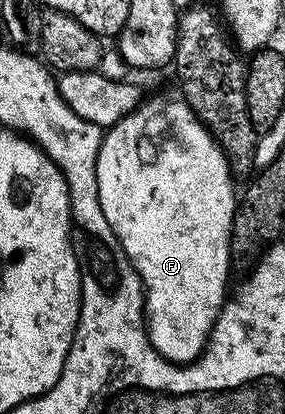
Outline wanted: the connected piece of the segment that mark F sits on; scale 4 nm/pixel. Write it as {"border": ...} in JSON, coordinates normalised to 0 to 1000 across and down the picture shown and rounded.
{"border":[[[544,234],[533,244],[505,242],[477,256],[470,271],[439,278],[379,309],[358,324],[351,362],[340,365],[337,389],[340,466],[351,473],[354,505],[368,514],[382,548],[414,582],[414,599],[432,601],[439,618],[460,628],[456,647],[502,676],[509,700],[509,783],[516,787],[516,816],[530,821],[530,836],[586,872],[611,882],[667,882],[712,855],[712,841],[726,833],[733,809],[754,787],[754,773],[782,746],[782,732],[800,715],[796,659],[814,657],[811,645],[811,531],[832,502],[828,440],[818,435],[811,391],[796,386],[779,355],[765,350],[751,331],[691,287],[691,278],[656,246],[639,239],[582,244],[572,234]]]}

